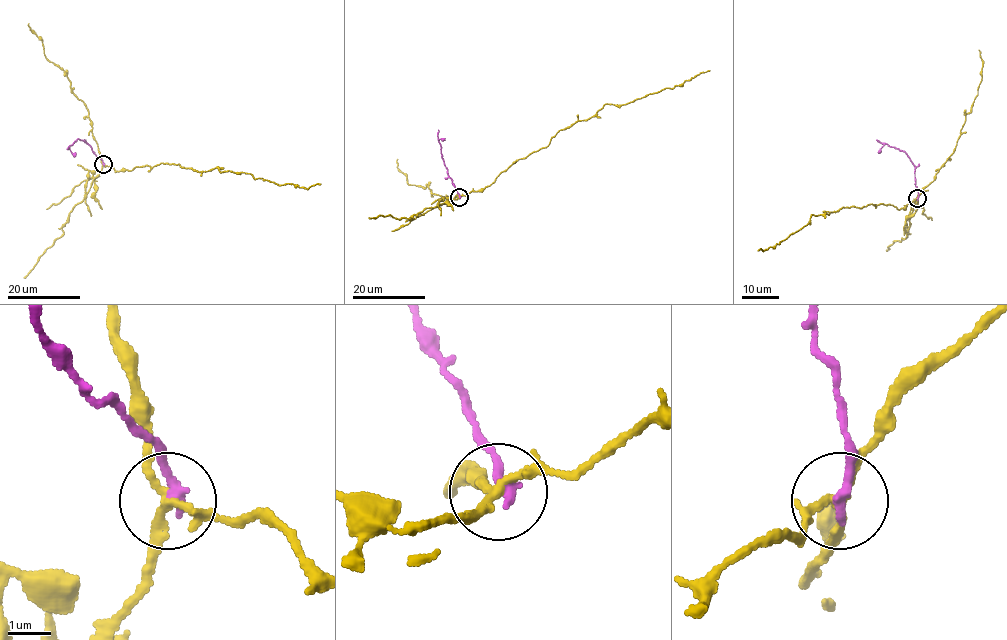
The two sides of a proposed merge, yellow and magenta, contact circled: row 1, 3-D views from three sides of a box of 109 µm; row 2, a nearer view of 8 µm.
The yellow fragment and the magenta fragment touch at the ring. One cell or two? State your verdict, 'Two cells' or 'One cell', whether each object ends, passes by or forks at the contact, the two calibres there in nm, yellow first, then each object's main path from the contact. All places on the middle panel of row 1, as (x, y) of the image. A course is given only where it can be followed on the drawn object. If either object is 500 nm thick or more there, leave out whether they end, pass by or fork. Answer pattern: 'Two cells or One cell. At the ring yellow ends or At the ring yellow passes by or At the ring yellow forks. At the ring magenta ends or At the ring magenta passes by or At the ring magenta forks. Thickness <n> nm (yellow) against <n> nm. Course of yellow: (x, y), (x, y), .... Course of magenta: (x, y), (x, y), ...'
Two cells. At the ring yellow forks. At the ring magenta ends. Thickness 170 nm (yellow) against 240 nm. Course of yellow: (459, 197), (481, 191), (518, 159), (545, 148), (560, 129), (591, 117), (606, 103), (626, 104), (709, 70). Course of magenta: (459, 196), (442, 158), (439, 139), (445, 139)

